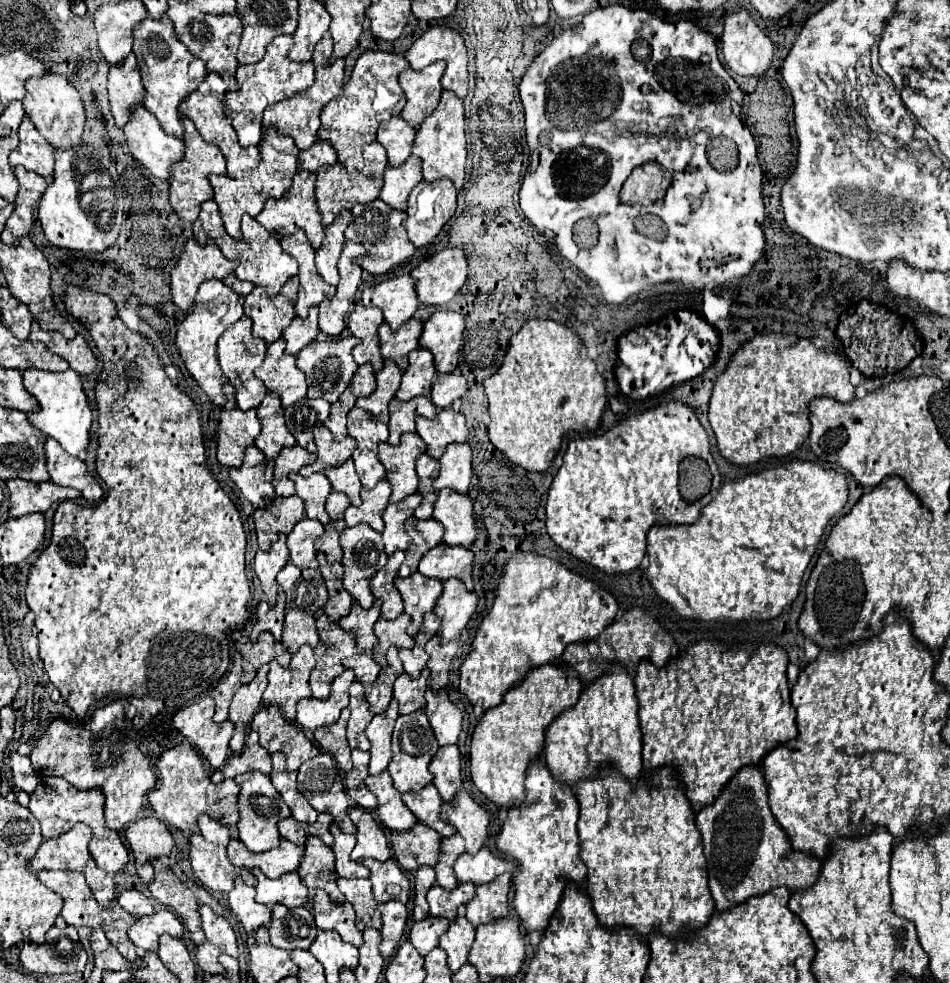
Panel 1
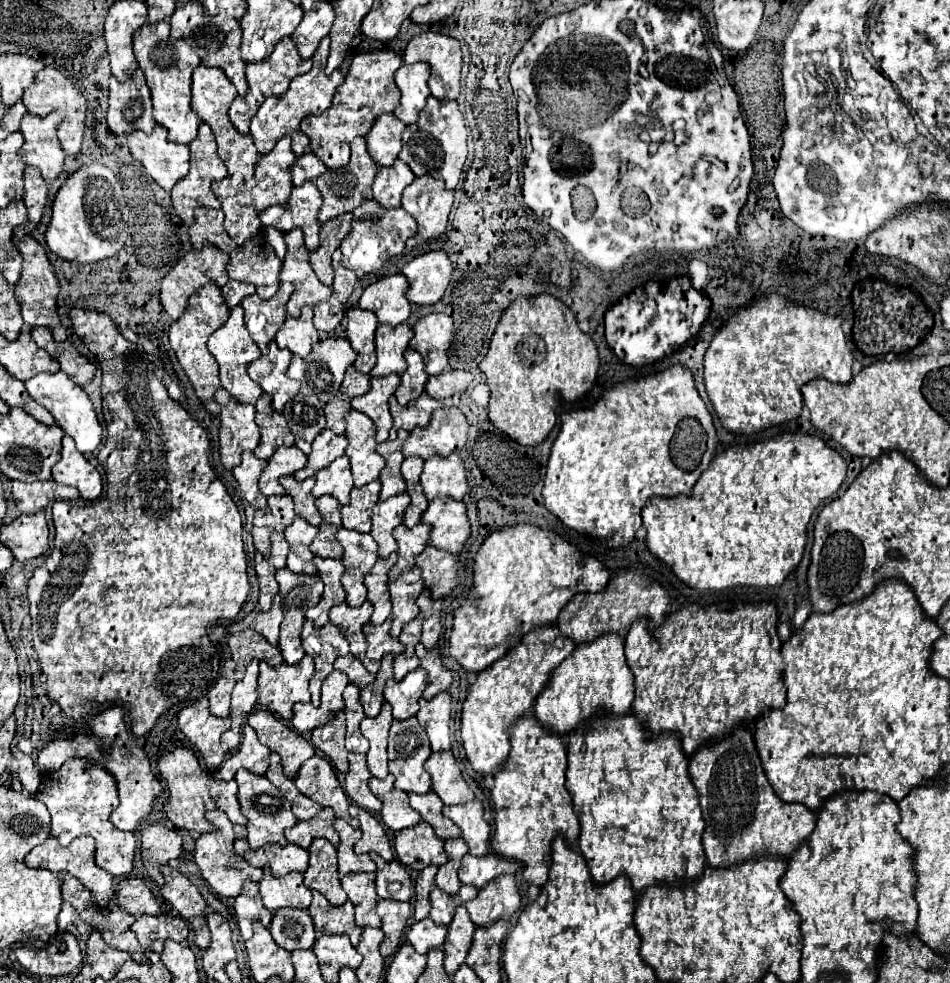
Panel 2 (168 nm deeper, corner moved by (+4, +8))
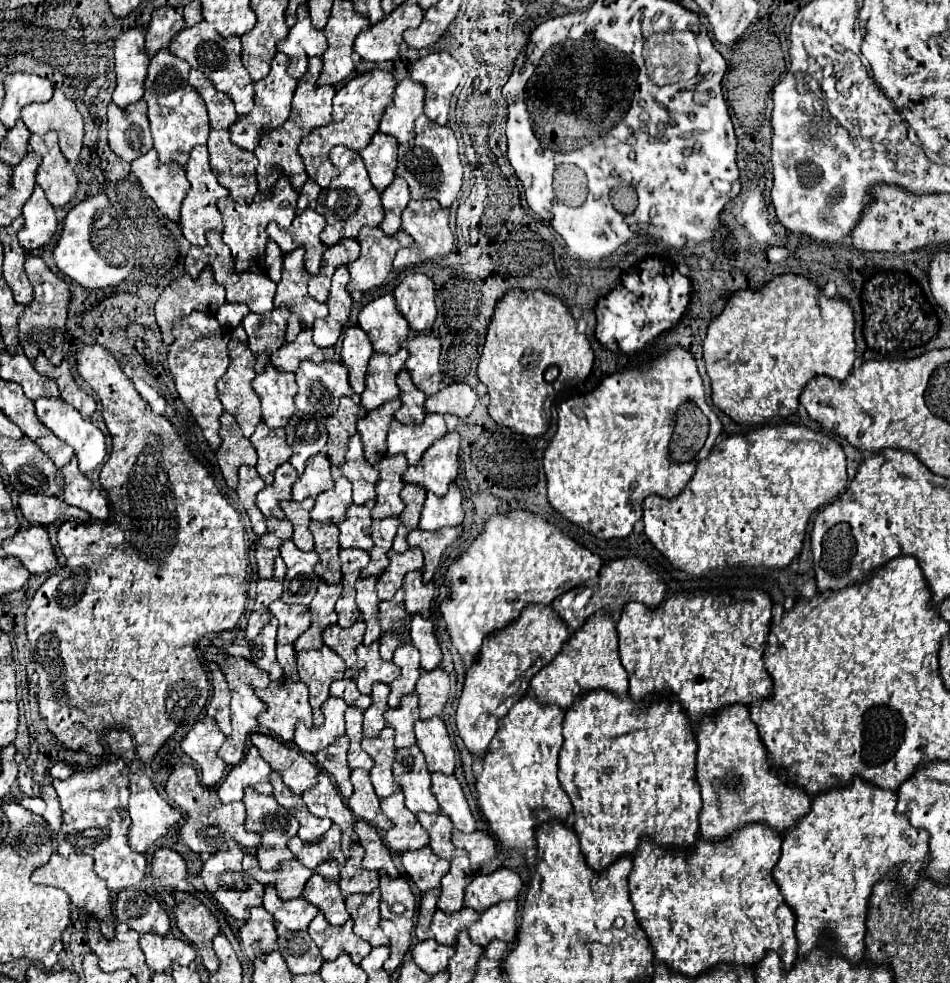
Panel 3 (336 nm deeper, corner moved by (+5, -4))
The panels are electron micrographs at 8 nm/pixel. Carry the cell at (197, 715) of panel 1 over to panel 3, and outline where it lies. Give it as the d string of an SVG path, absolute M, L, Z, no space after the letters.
M204 716L194 724L192 730L182 738L182 750L190 756L200 770L202 782L212 788L220 782L226 764L218 758L218 748L224 744L226 736L218 730L216 722L210 716Z

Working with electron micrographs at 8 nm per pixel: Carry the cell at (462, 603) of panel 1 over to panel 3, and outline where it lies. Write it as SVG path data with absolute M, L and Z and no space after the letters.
M412 616L410 636L412 636L412 644L420 650L422 668L424 670L438 668L442 662L442 650L434 636L434 624L422 616Z

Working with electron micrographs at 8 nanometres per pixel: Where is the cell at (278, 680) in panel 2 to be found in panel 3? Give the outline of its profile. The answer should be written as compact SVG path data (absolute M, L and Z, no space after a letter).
M280 678L270 682L266 690L256 690L258 698L264 700L266 710L258 716L258 724L284 742L292 742L294 724L302 720L306 726L312 726L312 708L308 702L308 688L302 680L294 682Z

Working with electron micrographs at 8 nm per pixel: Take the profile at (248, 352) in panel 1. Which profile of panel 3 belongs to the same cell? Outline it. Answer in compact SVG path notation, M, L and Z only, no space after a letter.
M232 338L230 344L228 344L228 356L230 356L230 364L228 364L228 370L226 374L218 380L216 388L218 388L218 396L220 396L220 402L224 406L226 412L230 412L240 428L242 428L242 434L246 438L252 436L252 432L256 430L256 424L262 420L262 408L260 408L260 400L258 396L254 394L254 388L252 388L252 380L256 376L254 372L254 362L256 362L256 356L252 354L252 350L248 348L248 342L244 340L238 340L238 338Z

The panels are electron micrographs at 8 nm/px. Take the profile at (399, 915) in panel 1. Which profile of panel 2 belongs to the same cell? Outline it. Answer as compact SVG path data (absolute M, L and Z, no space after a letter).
M379 900L377 902L377 914L383 922L381 930L385 932L385 940L381 944L381 954L391 956L401 944L401 938L405 934L409 916L411 916L411 904L409 902L397 902L397 900Z

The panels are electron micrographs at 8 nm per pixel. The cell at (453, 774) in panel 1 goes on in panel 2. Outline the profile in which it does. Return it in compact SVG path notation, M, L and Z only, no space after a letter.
M435 752L425 762L425 770L429 770L433 778L433 792L443 800L443 804L465 804L475 798L469 784L463 780L461 770L451 752Z

